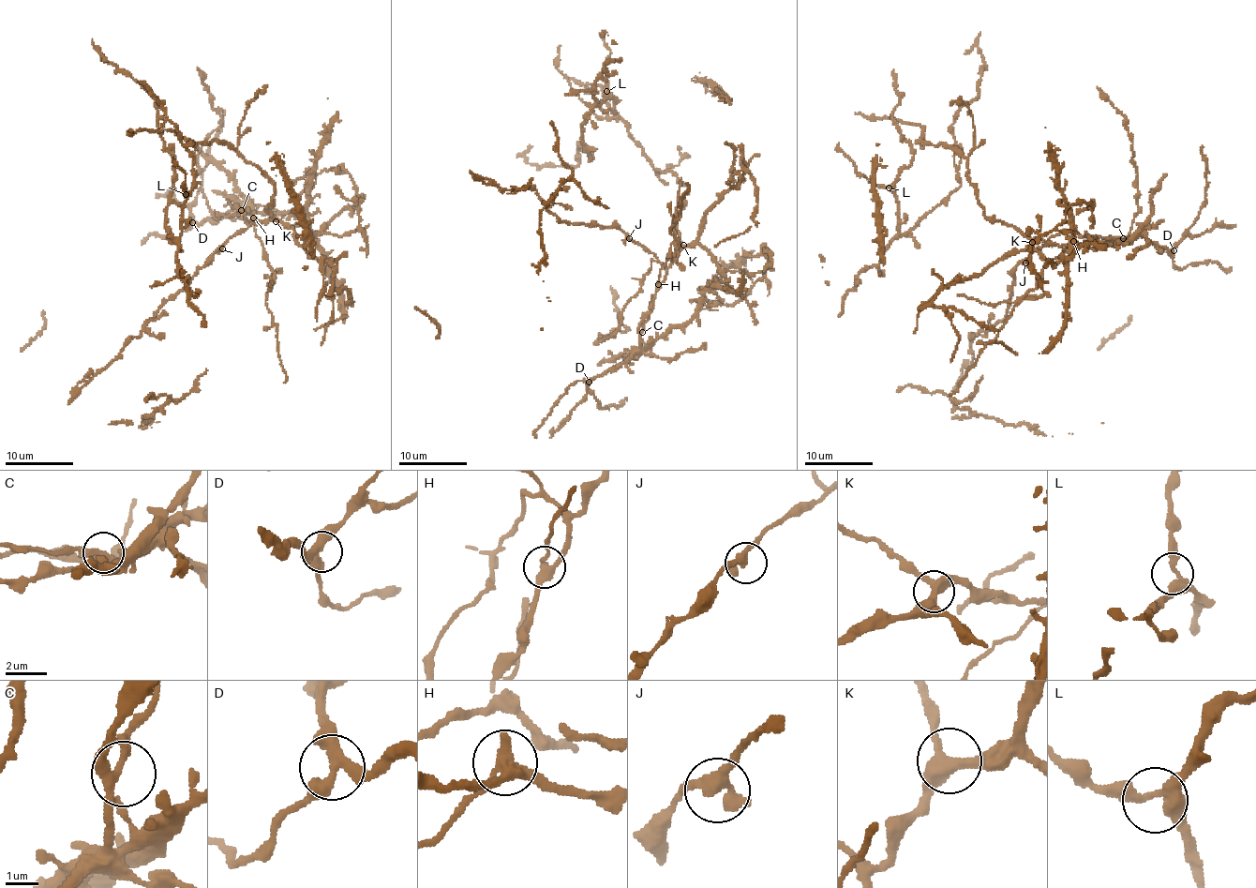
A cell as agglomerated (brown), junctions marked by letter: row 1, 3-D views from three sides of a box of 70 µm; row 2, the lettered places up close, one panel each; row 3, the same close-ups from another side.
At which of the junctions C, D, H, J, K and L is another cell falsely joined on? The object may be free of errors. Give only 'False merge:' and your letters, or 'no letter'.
False merge: H

